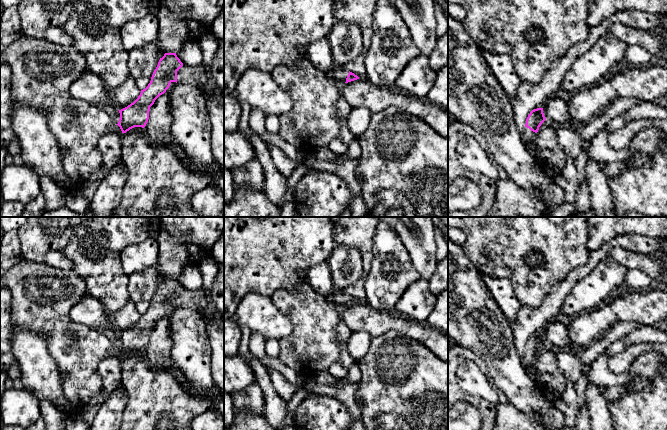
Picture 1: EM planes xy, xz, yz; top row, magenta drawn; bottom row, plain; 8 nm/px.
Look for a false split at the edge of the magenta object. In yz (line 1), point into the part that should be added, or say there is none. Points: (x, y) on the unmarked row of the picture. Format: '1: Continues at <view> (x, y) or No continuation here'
1: Continues at yz (528, 361)

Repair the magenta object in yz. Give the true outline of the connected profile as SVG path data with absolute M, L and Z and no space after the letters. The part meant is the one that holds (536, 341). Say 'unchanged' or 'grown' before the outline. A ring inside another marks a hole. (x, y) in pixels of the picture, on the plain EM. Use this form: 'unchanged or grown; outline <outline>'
grown; outline M537 332L530 336L526 343L526 352L524 358L521 360L526 370L533 368L536 362L536 357L538 356L539 351L545 344L546 342L543 337L543 332Z

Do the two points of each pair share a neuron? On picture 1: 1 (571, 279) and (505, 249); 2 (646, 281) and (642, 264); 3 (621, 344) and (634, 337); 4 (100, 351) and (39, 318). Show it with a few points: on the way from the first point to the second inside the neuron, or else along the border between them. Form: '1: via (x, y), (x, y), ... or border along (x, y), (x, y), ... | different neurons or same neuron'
1: border along (585, 263), (574, 268), (549, 293) | different neurons
2: border along (628, 269), (639, 269), (646, 273), (654, 282) | different neurons
3: via (624, 342), (631, 338) | same neuron
4: via (85, 350), (66, 343), (54, 331) | same neuron

